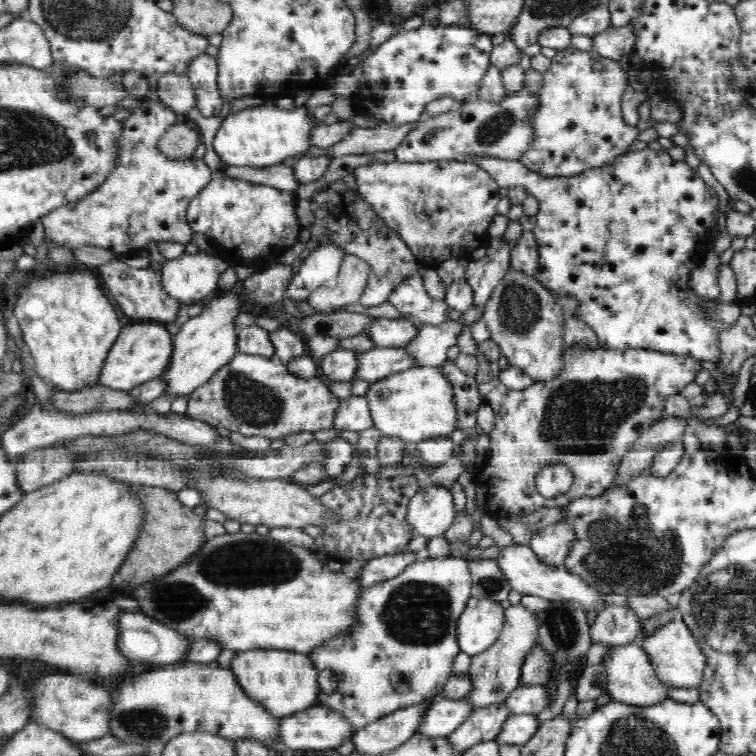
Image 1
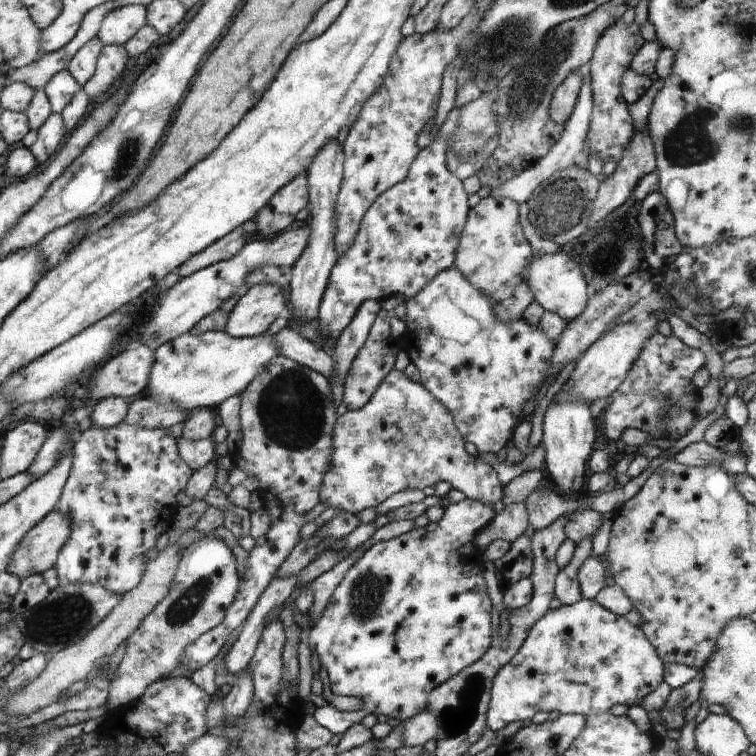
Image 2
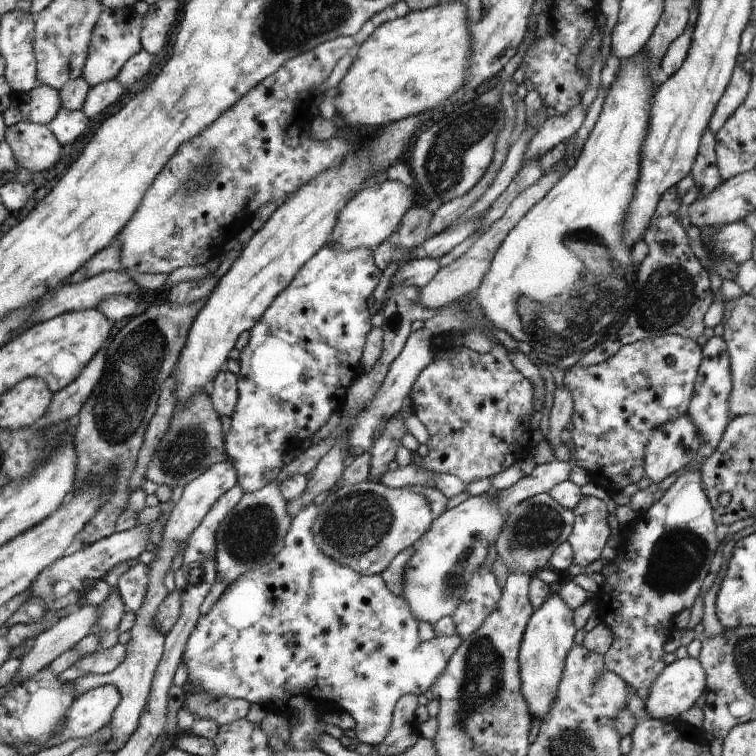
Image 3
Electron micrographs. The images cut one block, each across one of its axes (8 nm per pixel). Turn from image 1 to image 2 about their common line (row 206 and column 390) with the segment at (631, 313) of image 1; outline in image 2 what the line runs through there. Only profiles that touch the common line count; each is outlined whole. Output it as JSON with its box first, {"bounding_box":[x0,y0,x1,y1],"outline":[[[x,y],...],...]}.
{"bounding_box":[308,499,496,738],"outline":[[[469,499],[459,502],[459,504],[453,504],[444,514],[444,519],[436,524],[429,524],[424,528],[407,531],[405,534],[395,536],[389,541],[375,543],[366,552],[362,553],[360,558],[347,571],[330,596],[322,615],[312,626],[308,638],[309,648],[316,652],[319,664],[326,668],[333,694],[357,696],[363,702],[360,711],[351,711],[350,714],[342,714],[338,711],[338,726],[328,728],[336,738],[346,732],[353,724],[360,724],[368,714],[375,714],[376,716],[384,714],[384,716],[390,716],[390,718],[398,718],[402,722],[412,718],[412,716],[416,717],[417,714],[424,712],[428,694],[434,688],[456,676],[466,666],[470,666],[473,662],[482,658],[490,648],[492,635],[490,618],[492,618],[493,601],[489,595],[488,583],[485,581],[484,550],[477,546],[476,538],[478,532],[484,529],[486,525],[492,524],[493,518],[496,516],[494,506],[482,501]]]}

